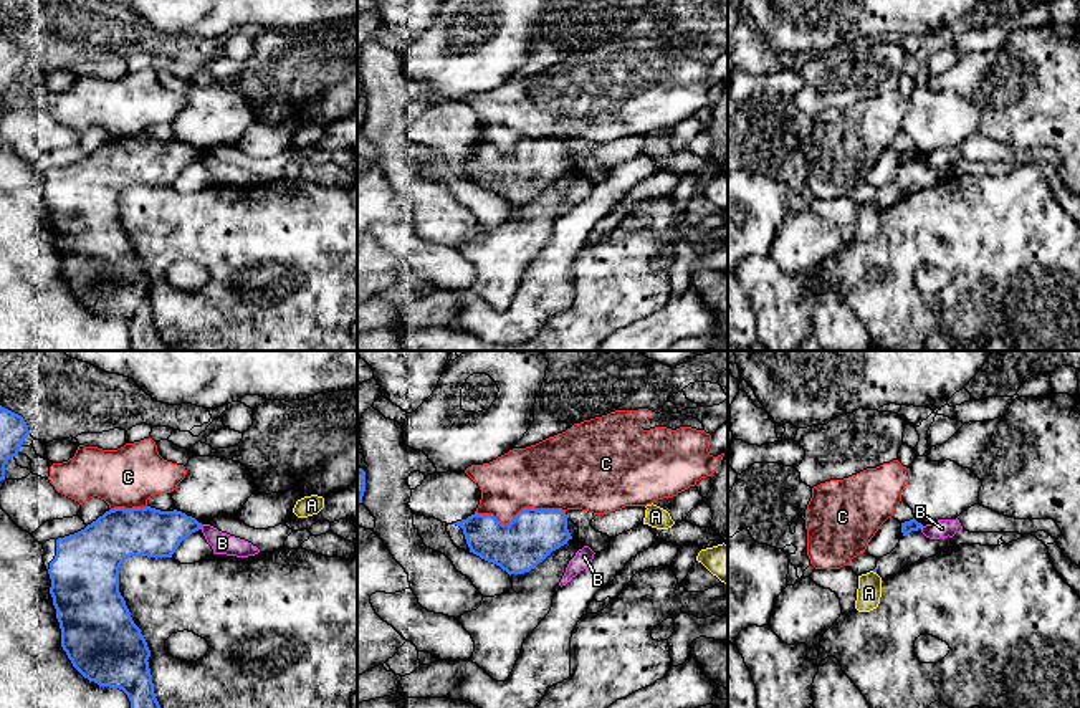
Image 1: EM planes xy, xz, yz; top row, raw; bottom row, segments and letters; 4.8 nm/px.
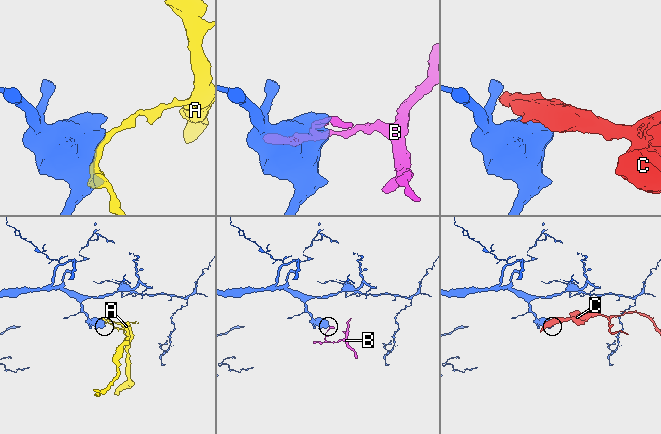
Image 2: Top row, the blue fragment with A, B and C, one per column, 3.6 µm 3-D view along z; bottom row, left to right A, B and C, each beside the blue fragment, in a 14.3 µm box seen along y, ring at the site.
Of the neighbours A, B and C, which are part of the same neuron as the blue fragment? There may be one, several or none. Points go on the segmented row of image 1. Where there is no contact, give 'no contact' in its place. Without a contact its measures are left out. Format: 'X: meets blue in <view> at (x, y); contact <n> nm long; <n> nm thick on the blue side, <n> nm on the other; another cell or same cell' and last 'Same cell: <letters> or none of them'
A: no contact; another cell
B: meets blue in xy at (202, 525); contact 30 nm long; 240 nm thick on the blue side, 110 nm on the other; another cell
C: meets blue in xz at (520, 511); contact 440 nm long; 240 nm thick on the blue side, 340 nm on the other; another cell
Same cell: none of them

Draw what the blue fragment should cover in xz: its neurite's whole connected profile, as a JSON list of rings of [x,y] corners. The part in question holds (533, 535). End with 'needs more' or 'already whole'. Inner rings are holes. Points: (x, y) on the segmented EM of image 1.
[[[524,508],[509,524],[493,514],[453,523],[463,529],[470,553],[511,574],[524,574],[572,539],[562,509]]]; already whole

